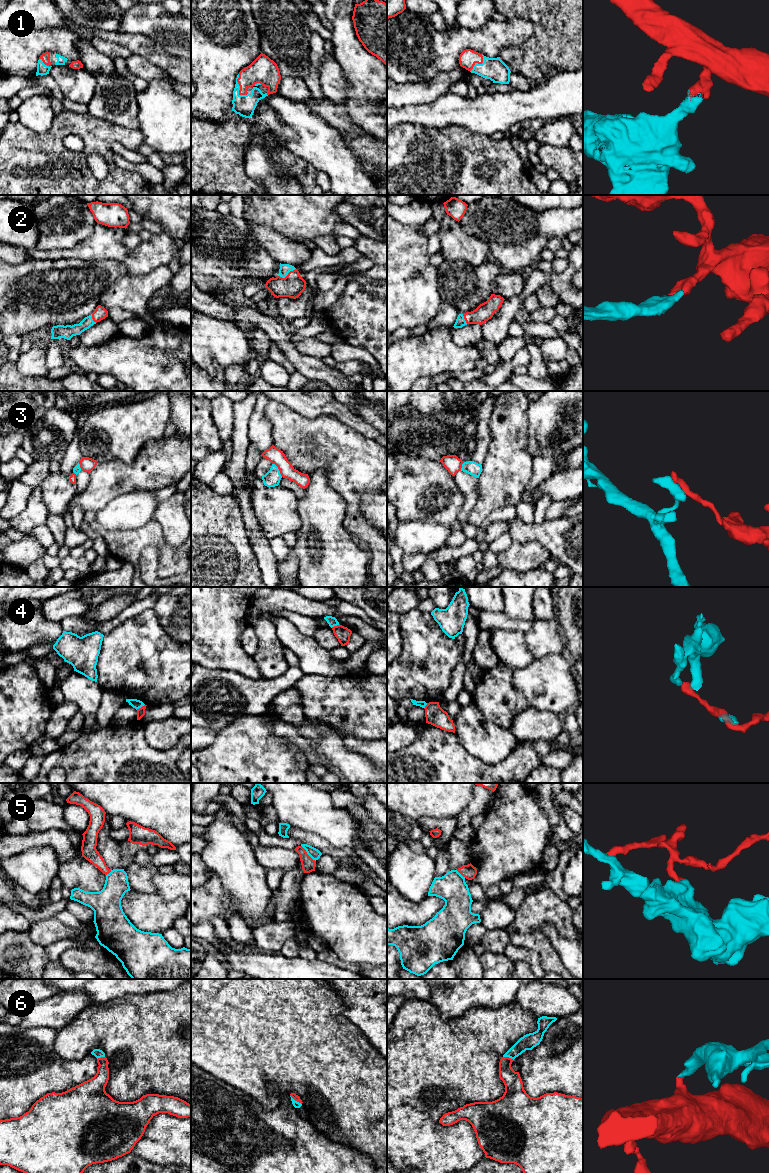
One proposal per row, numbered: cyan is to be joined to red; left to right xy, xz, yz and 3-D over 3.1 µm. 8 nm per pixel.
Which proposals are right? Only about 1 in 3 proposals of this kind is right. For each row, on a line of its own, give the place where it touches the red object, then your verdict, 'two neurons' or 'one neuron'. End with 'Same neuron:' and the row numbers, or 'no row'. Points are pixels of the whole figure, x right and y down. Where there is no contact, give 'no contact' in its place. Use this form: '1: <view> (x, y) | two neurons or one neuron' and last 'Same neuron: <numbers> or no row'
1: xz (240, 87) | one neuron
2: xz (287, 275) | one neuron
3: xz (278, 468) | two neurons
4: xy (141, 707) | two neurons
5: xz (306, 853) | two neurons
6: xz (296, 1100) | one neuron
Same neuron: 1, 2, 6

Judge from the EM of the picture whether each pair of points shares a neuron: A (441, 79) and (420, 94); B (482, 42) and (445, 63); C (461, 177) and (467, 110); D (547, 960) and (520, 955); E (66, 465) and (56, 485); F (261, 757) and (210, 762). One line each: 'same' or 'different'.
A: same
B: same
C: different
D: different
E: different
F: same

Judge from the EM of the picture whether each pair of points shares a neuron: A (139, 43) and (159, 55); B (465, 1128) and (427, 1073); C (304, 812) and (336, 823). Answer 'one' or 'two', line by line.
A: one
B: two
C: one

